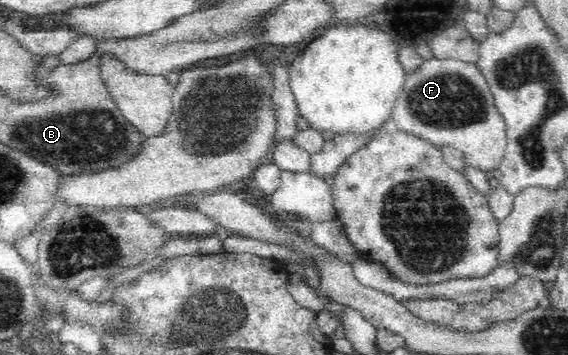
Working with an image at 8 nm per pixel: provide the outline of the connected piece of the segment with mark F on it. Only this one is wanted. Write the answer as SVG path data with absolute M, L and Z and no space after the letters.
M431 58L407 74L392 119L394 128L437 147L453 147L464 154L468 166L494 170L507 147L505 119L496 109L492 92L472 62Z

